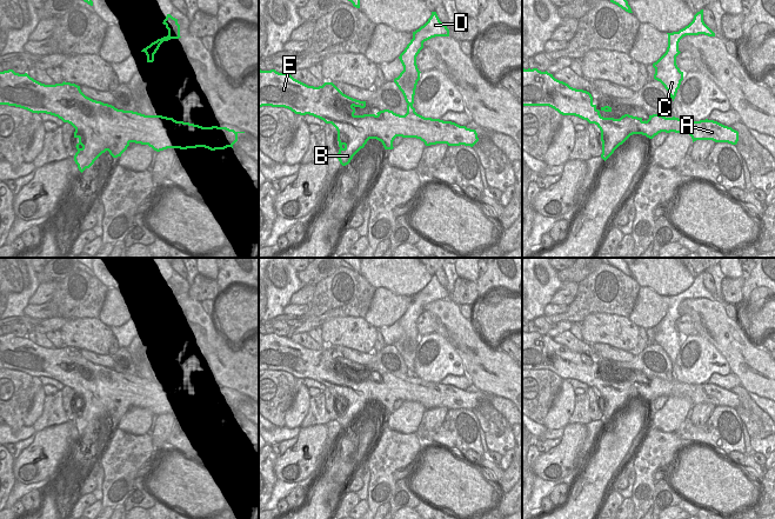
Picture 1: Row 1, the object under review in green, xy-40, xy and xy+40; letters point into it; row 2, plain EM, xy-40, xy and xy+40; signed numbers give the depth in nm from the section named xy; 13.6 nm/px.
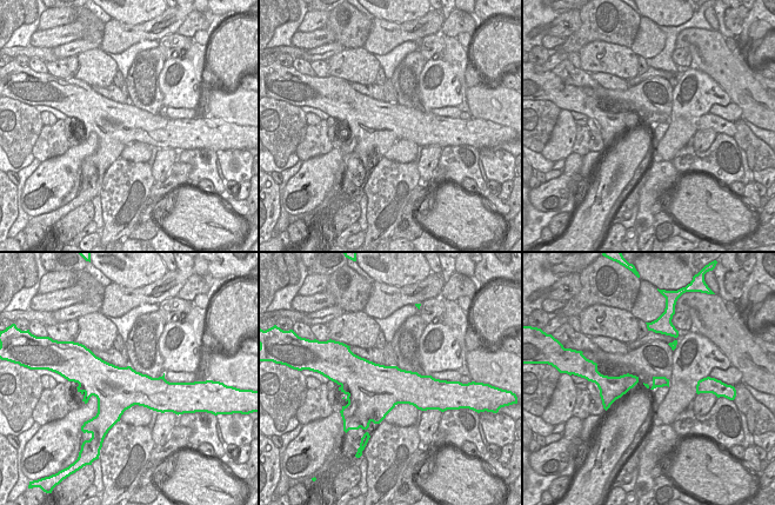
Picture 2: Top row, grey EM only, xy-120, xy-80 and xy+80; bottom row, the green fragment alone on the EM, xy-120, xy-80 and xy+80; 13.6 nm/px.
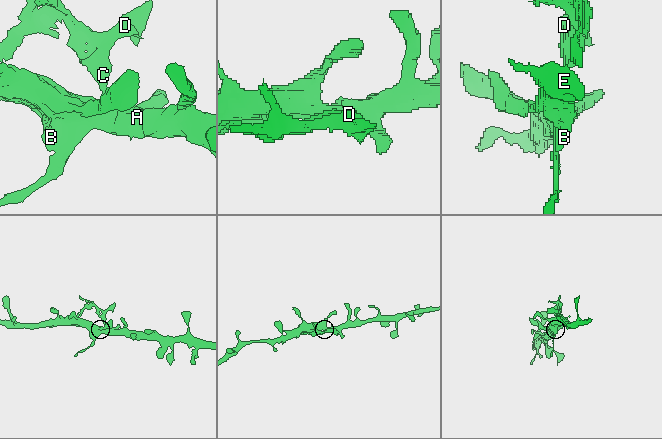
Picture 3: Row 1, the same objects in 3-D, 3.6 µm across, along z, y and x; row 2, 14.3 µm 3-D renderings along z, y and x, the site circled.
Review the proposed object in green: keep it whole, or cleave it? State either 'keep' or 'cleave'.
cleave

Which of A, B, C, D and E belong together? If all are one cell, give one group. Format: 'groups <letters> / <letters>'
groups A B E / C D

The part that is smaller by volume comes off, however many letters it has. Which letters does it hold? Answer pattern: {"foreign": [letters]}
{"foreign": ["C", "D"]}

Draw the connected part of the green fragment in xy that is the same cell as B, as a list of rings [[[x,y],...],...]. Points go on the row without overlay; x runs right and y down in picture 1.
[[[259,333],[259,371],[262,370],[285,371],[295,378],[309,378],[332,387],[338,394],[340,413],[336,421],[342,430],[348,428],[369,402],[381,405],[385,413],[394,412],[396,400],[416,401],[426,410],[473,411],[479,405],[475,393],[417,377],[400,379],[383,373],[376,378],[355,379],[355,372],[365,372],[366,365],[343,358],[333,346],[308,350],[289,337],[275,333]]]

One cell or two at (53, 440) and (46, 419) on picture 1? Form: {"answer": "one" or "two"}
{"answer": "two"}

